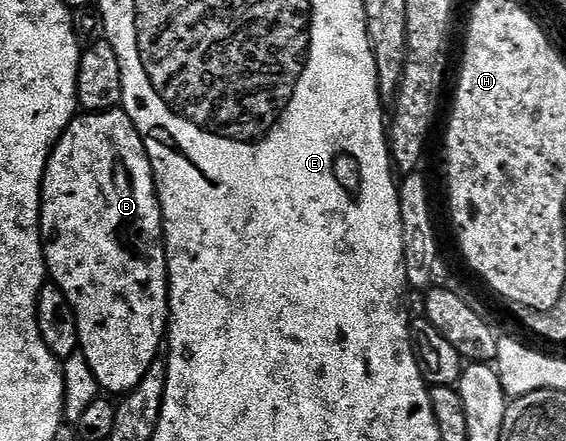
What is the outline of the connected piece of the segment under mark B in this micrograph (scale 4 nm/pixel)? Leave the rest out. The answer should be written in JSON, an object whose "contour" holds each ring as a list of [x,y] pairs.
{"contour":[[[123,108],[107,109],[104,113],[84,113],[73,117],[64,134],[60,136],[48,154],[48,165],[44,169],[44,184],[40,202],[40,236],[43,238],[44,259],[47,272],[54,280],[55,288],[63,293],[72,307],[72,315],[76,318],[76,335],[79,348],[84,349],[84,357],[88,360],[90,370],[97,386],[109,394],[127,394],[153,368],[156,352],[161,352],[162,342],[166,337],[166,322],[170,317],[168,307],[168,259],[166,246],[162,240],[162,218],[160,202],[156,192],[156,179],[152,176],[152,165],[148,161],[148,150],[144,148],[144,138],[134,127]]]}

